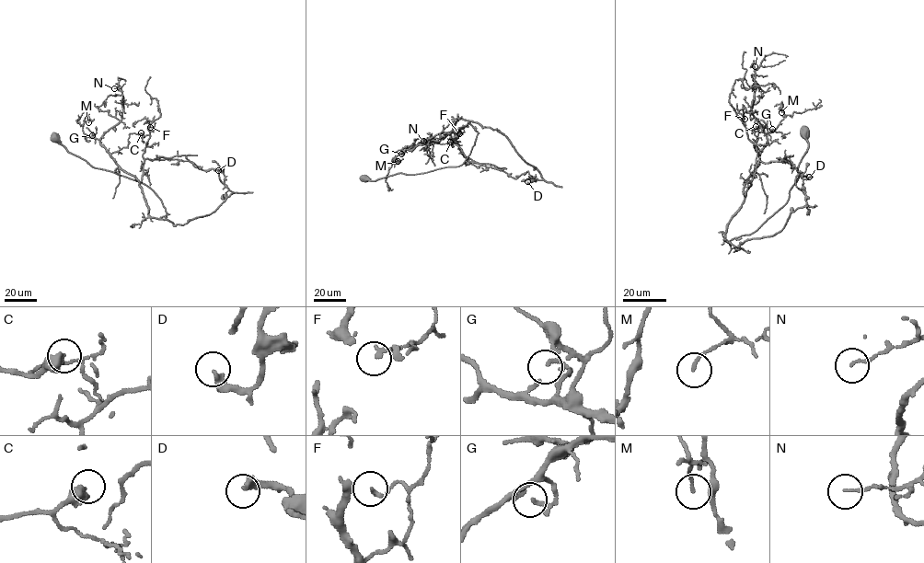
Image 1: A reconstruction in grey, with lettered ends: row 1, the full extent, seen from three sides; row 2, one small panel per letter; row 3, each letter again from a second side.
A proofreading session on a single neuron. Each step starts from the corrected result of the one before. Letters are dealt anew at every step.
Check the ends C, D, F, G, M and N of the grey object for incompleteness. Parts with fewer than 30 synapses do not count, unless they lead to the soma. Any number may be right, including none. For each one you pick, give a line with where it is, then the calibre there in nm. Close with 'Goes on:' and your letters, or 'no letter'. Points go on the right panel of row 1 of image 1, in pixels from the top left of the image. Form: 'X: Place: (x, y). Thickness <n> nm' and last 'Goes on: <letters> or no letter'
Goes on: no letter

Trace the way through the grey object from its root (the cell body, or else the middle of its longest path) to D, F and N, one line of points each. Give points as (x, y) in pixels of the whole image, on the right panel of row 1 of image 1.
D: (804, 133), (808, 148), (788, 201), (755, 231), (728, 241), (737, 249), (779, 232), (806, 205), (809, 177)
F: (804, 133), (808, 148), (788, 201), (755, 231), (727, 241), (726, 224), (756, 170), (756, 146), (744, 119)
N: (804, 133), (808, 148), (788, 201), (755, 231), (727, 241), (726, 224), (767, 141), (751, 109), (755, 66)

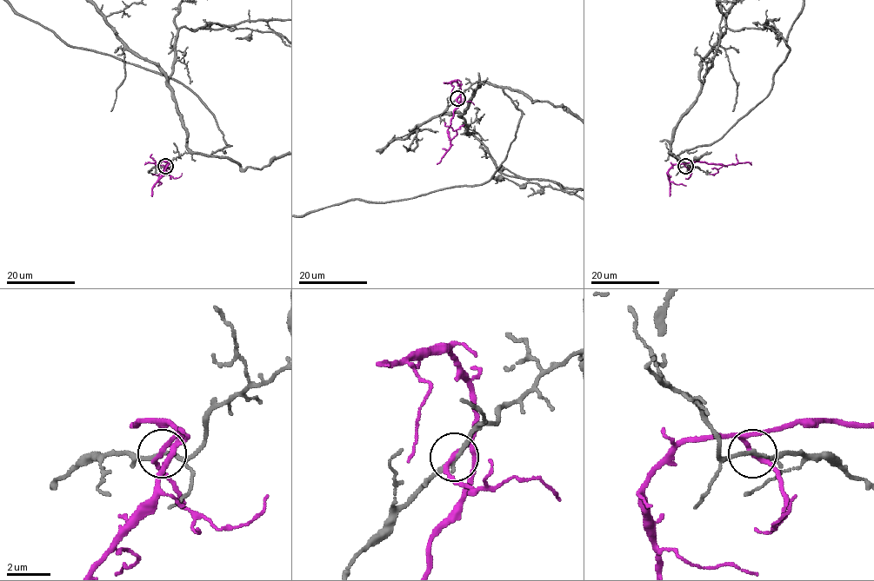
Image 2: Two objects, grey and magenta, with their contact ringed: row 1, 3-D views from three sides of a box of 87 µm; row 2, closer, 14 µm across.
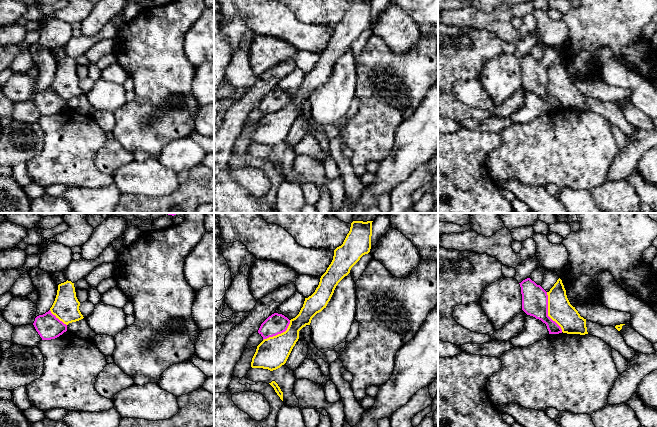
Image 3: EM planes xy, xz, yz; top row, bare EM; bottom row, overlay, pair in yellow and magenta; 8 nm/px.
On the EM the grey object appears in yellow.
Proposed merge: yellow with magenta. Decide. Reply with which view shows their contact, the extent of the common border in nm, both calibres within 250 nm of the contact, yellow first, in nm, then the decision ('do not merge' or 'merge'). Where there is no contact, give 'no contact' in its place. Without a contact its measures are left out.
yz | 340 nm | 200/200 nm | do not merge

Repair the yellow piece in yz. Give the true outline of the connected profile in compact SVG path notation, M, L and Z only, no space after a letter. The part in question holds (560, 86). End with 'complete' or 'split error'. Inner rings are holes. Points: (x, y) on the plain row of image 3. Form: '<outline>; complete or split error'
M560 54L547 71L548 92L561 103L563 109L588 110L586 95L581 93L575 83L570 80Z; complete

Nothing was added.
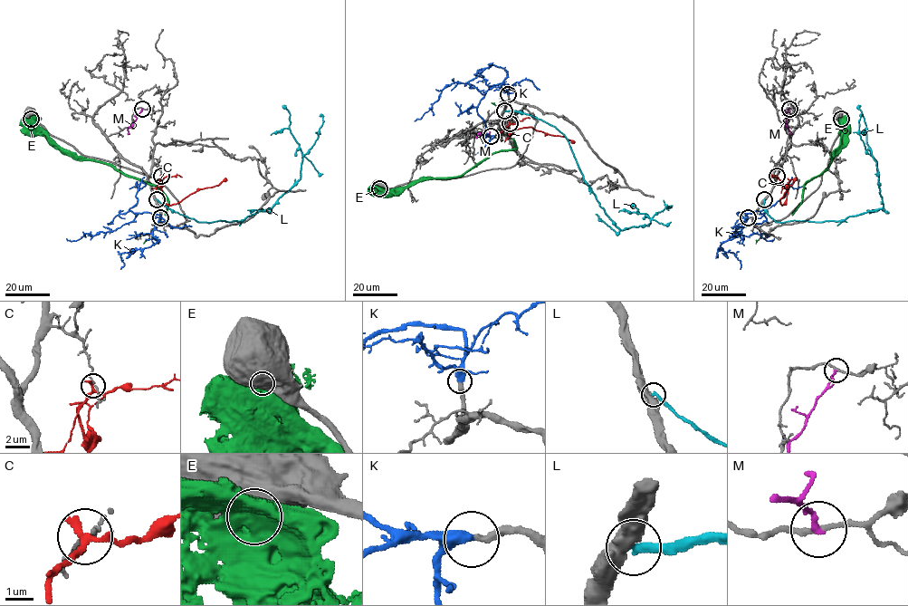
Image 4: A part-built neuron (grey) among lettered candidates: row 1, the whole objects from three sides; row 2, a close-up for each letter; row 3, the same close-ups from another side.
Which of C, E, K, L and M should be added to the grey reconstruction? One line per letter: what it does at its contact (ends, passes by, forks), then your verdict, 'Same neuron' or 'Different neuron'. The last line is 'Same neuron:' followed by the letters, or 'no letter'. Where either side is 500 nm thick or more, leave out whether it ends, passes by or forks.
C: It passes by. Different neuron
E: Different neuron
K: It passes by. Same neuron
L: Different neuron
M: It ends there. Different neuron
Same neuron: K

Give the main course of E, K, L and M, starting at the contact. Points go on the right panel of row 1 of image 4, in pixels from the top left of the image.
E: (841, 120), (841, 141), (826, 168), (804, 186), (801, 205), (792, 215), (756, 243)
K: (748, 217), (737, 213), (748, 218), (736, 232), (774, 238)
L: (764, 199), (764, 210), (779, 222), (842, 221), (881, 208), (877, 163), (867, 143), (860, 105)
M: (789, 109), (786, 122), (790, 134)

